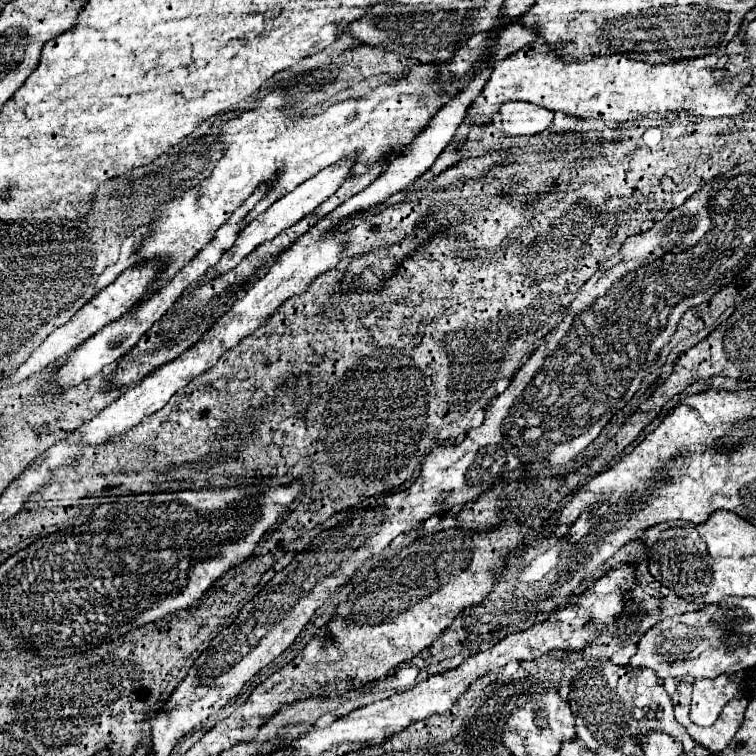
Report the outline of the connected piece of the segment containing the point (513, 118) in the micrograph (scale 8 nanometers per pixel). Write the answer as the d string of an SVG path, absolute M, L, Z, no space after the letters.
M507 101L499 107L503 129L509 135L541 133L553 121L553 111L525 101Z

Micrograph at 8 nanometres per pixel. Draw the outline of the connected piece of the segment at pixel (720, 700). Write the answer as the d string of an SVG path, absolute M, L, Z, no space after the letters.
M735 673L735 675L719 675L715 679L695 679L693 699L689 719L695 725L713 725L731 697L739 693L751 693L751 675L749 673Z

